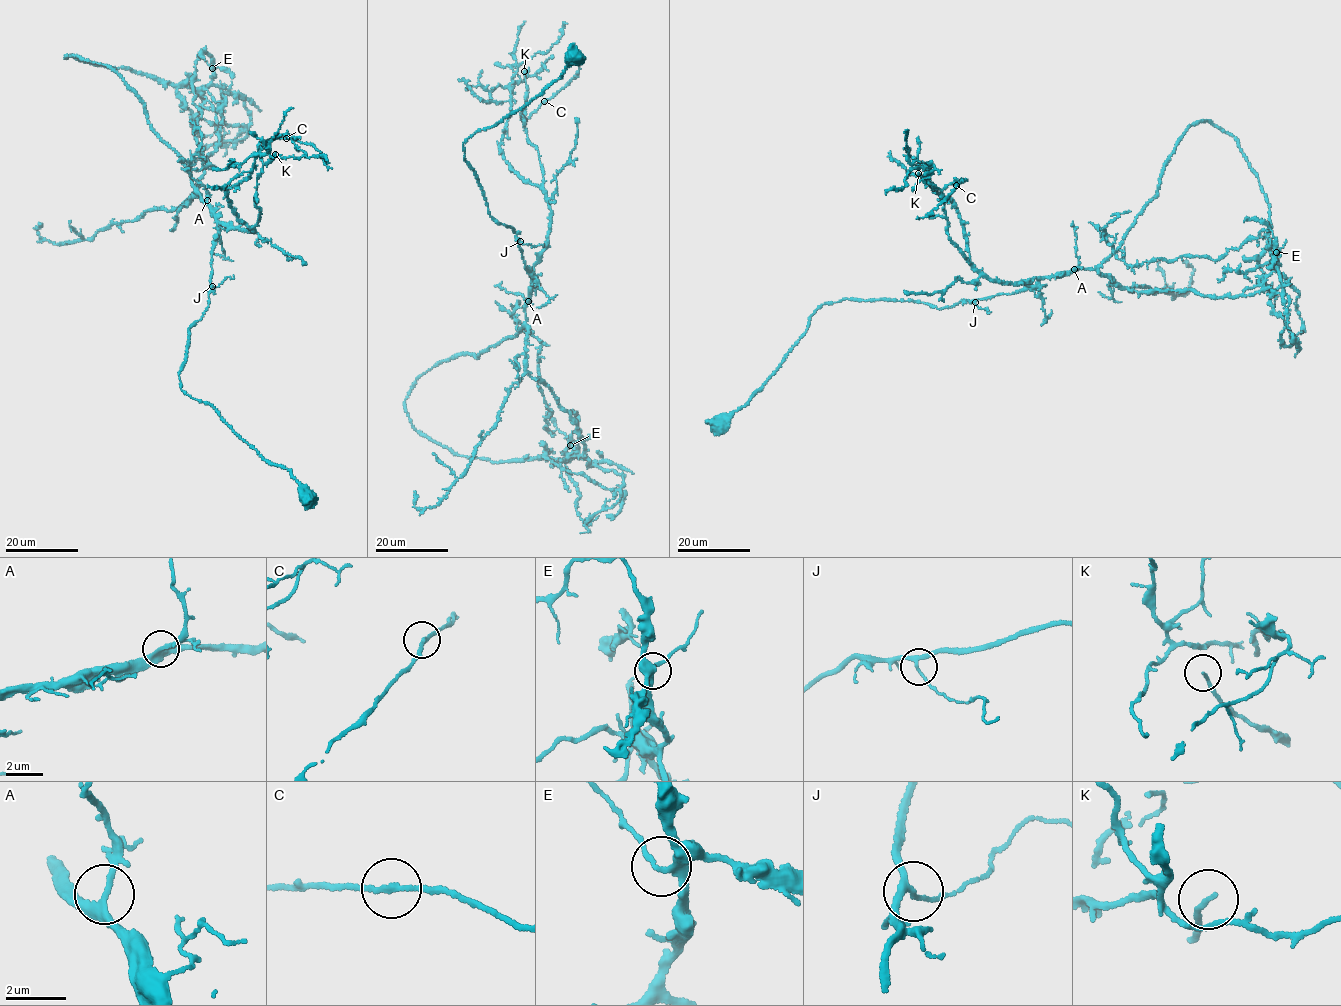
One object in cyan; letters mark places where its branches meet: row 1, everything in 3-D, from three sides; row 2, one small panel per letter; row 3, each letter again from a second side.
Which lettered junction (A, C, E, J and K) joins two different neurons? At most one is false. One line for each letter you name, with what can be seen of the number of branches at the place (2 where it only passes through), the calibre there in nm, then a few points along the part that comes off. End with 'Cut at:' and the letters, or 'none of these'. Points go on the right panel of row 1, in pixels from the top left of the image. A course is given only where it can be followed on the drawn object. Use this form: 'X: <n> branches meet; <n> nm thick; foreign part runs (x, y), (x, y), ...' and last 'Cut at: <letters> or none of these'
Cut at: none of these

